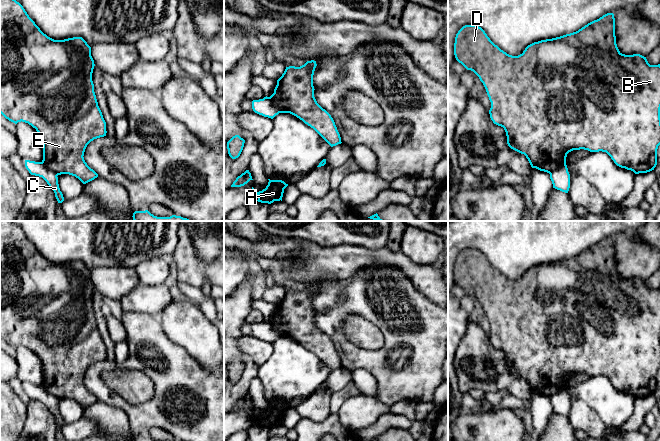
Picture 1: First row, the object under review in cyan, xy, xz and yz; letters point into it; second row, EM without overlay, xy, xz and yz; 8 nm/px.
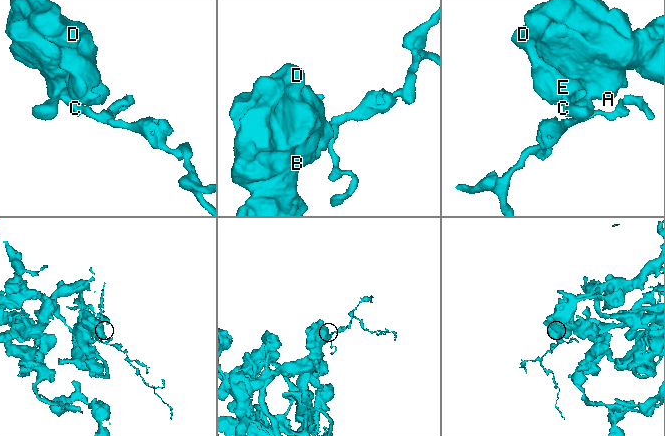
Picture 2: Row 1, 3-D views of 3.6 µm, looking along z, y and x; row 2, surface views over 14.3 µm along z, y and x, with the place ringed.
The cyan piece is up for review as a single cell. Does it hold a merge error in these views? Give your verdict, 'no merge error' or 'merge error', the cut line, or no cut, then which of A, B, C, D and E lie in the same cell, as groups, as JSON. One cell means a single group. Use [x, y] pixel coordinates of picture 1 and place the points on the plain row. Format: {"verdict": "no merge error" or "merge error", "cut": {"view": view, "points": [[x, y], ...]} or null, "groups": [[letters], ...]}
{"verdict": "merge error", "cut": {"view": "xy", "points": [[41, 386], [57, 399]]}, "groups": [["A", "B", "D", "E"], ["C"]]}

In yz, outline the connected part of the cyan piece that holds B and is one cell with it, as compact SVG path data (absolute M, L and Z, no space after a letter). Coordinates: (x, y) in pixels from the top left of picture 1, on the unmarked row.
M613 237L576 256L534 266L518 280L501 274L481 251L465 249L456 258L454 279L479 301L491 326L491 344L504 352L508 370L524 378L532 392L550 398L566 389L569 376L580 373L606 376L617 390L635 398L656 391L660 369L660 288L650 289L640 278L625 279L619 275Z

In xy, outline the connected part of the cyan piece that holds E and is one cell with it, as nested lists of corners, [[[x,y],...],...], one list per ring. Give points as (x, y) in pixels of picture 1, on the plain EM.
[[[0,221],[0,337],[9,345],[17,348],[25,346],[31,349],[40,358],[43,366],[42,387],[57,400],[69,398],[86,408],[98,401],[84,384],[84,376],[87,369],[94,363],[106,360],[106,346],[98,330],[92,305],[94,284],[91,280],[91,271],[82,261],[73,261],[64,264],[54,264],[44,258],[35,246],[29,241],[23,230],[12,221]]]

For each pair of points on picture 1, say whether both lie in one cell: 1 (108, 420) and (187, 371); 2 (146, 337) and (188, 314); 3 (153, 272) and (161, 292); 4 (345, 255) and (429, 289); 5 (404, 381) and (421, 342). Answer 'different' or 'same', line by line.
1: different
2: different
3: different
4: same
5: same

